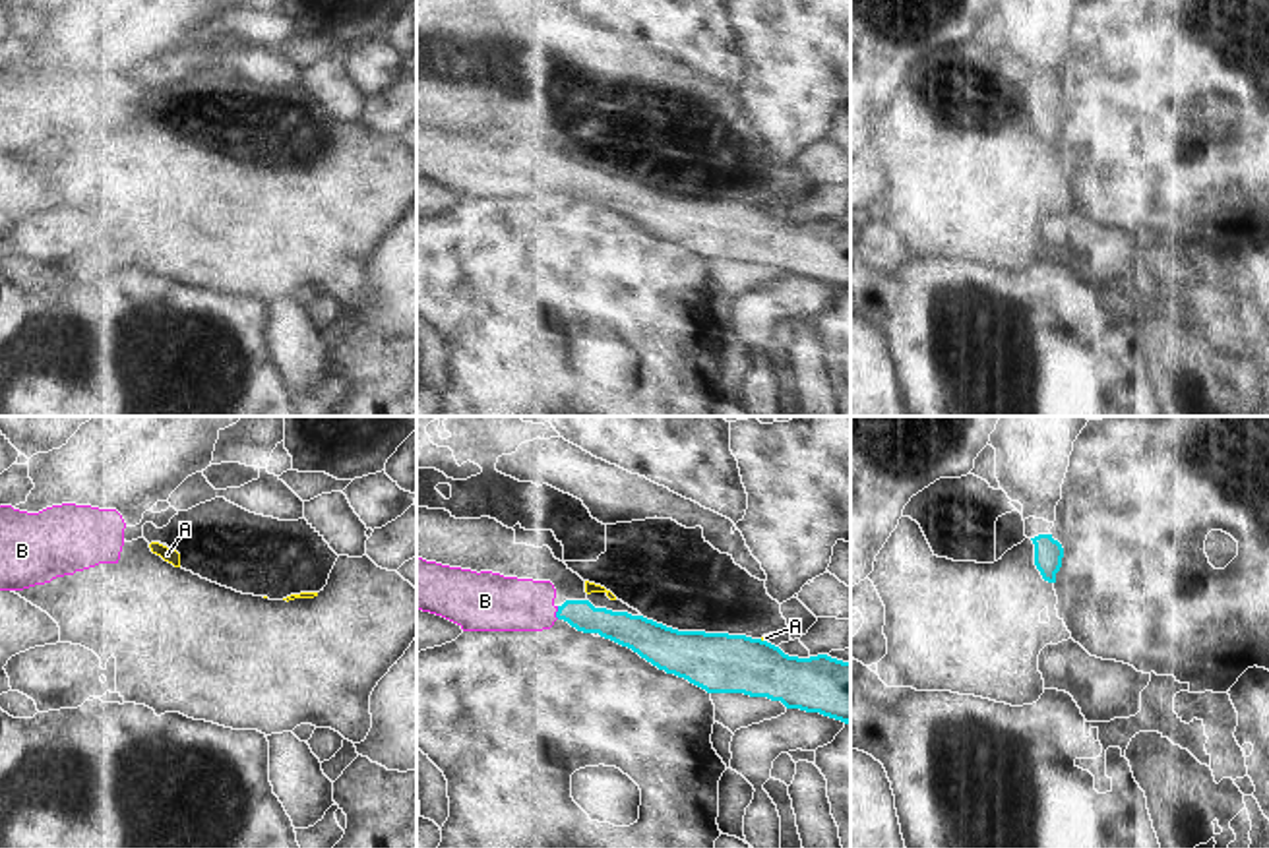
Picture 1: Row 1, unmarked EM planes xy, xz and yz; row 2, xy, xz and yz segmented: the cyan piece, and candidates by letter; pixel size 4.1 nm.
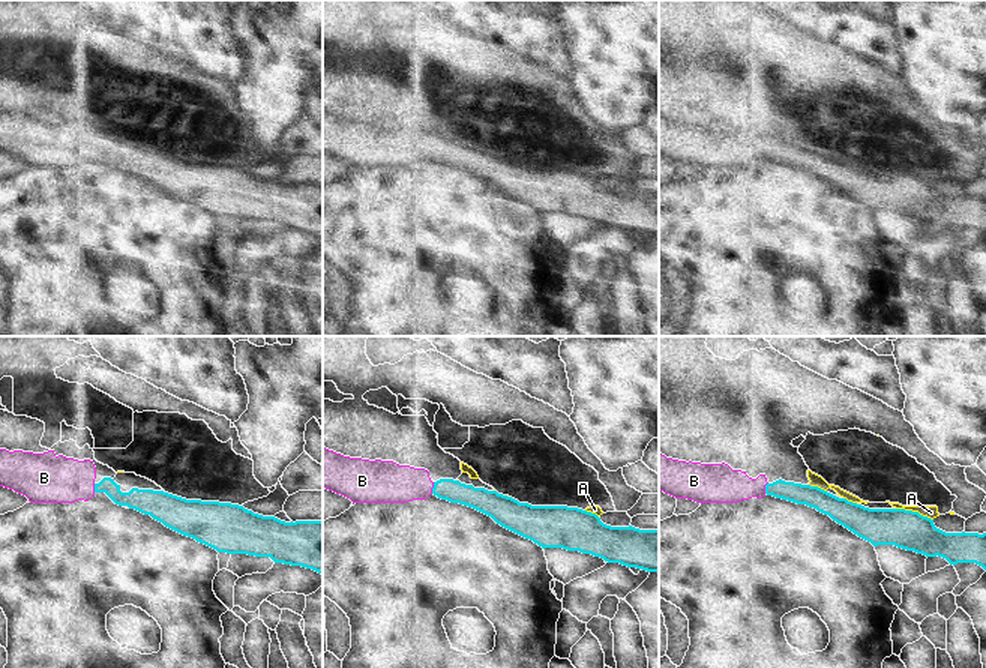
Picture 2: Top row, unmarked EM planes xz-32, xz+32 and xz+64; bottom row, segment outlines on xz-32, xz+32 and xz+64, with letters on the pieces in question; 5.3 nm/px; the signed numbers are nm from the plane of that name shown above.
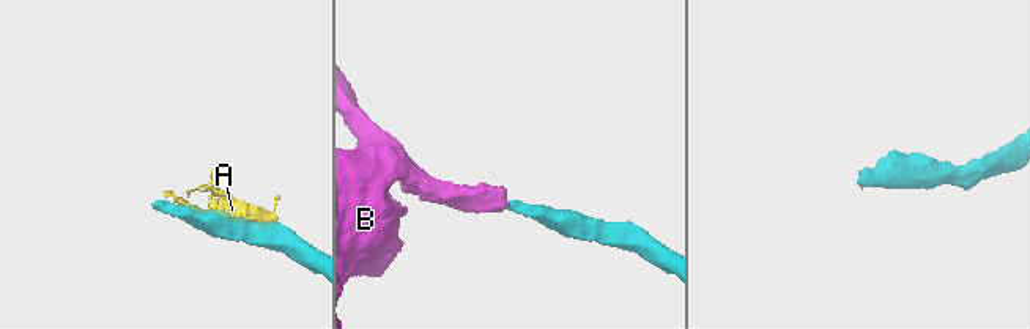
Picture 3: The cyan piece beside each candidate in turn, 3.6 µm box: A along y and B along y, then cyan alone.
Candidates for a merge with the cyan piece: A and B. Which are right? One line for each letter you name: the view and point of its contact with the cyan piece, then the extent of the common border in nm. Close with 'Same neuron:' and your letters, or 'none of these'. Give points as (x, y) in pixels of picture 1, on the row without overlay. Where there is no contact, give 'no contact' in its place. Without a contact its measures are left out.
B: contact xz (557, 179); length 60 nm
Same neuron: B

